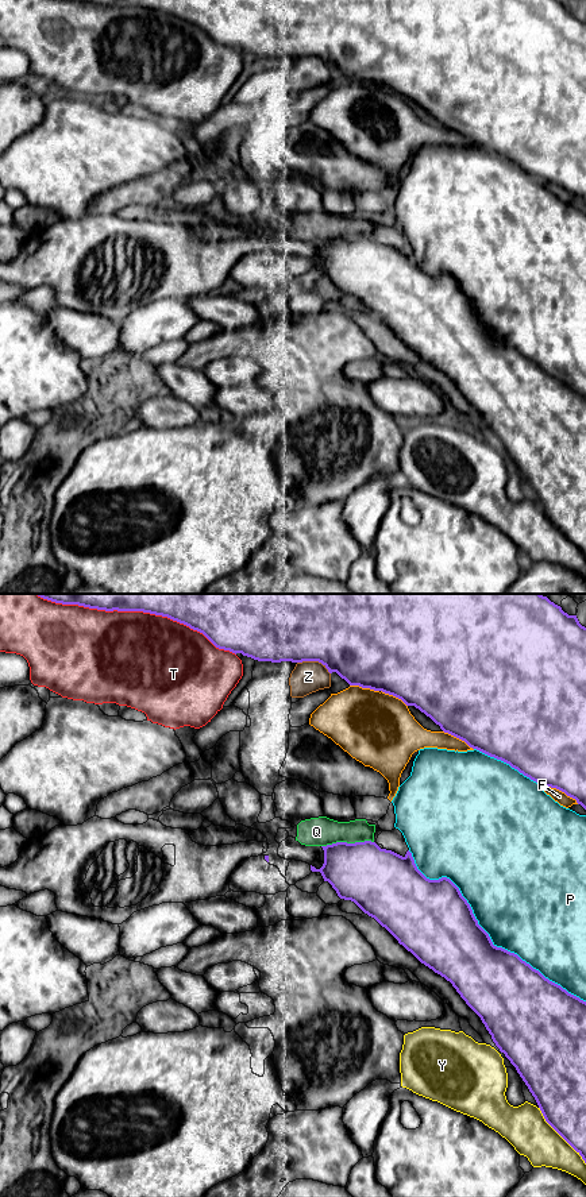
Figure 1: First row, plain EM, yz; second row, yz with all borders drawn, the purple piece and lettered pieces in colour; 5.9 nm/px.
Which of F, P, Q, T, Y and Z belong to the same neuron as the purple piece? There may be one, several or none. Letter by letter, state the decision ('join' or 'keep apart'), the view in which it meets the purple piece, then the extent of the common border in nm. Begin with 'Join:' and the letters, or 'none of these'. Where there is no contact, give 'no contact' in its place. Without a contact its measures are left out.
Join: none of these
F: keep apart; contact in yz; length 260 nm
P: keep apart; contact in yz; length 1400 nm
Q: keep apart; contact in yz; length 320 nm
T: keep apart; contact in yz; length 1000 nm
Y: keep apart; contact in yz; length 440 nm
Z: keep apart; contact in yz; length 220 nm

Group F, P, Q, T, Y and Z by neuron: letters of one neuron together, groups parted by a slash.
F / P / Q / T / Y / Z

